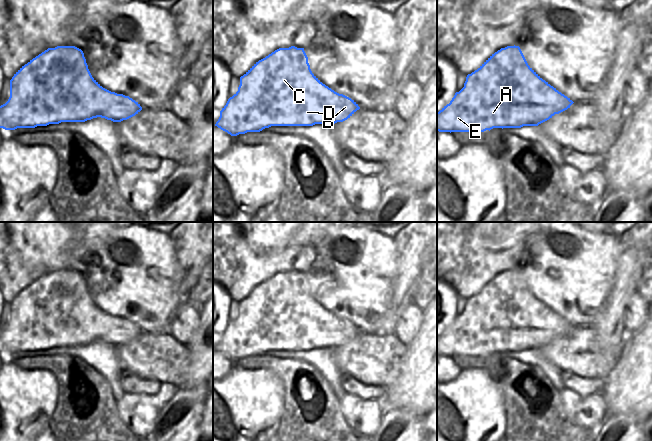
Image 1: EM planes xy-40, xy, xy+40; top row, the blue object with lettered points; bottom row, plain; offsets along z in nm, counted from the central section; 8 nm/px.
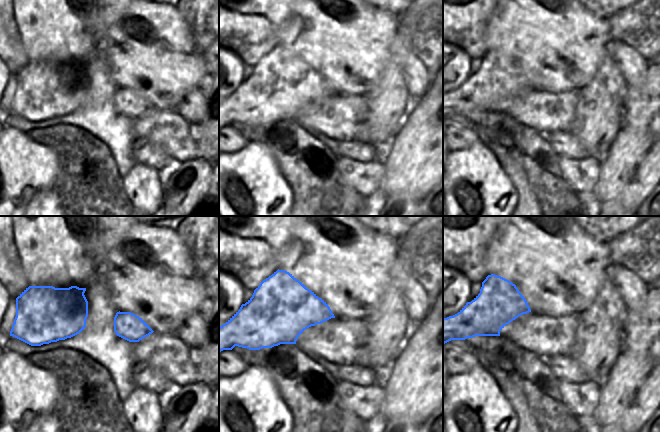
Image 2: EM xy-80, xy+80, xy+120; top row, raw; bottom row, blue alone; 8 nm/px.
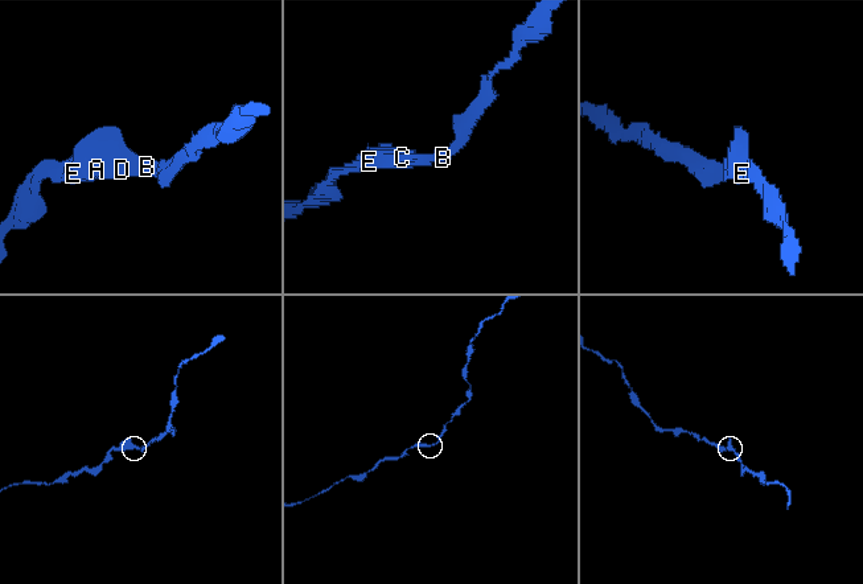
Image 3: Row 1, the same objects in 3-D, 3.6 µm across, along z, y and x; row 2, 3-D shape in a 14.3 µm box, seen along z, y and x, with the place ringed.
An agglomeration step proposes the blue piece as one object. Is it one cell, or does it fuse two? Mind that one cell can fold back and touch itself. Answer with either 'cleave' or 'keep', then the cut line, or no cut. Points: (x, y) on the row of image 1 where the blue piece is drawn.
keep; cut none

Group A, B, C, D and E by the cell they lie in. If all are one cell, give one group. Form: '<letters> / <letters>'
A B C D E

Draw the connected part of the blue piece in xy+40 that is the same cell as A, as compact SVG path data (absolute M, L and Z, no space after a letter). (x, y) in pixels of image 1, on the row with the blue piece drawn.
M507 46L467 75L464 87L437 112L437 131L484 132L493 128L538 126L573 103L528 65L519 46Z

